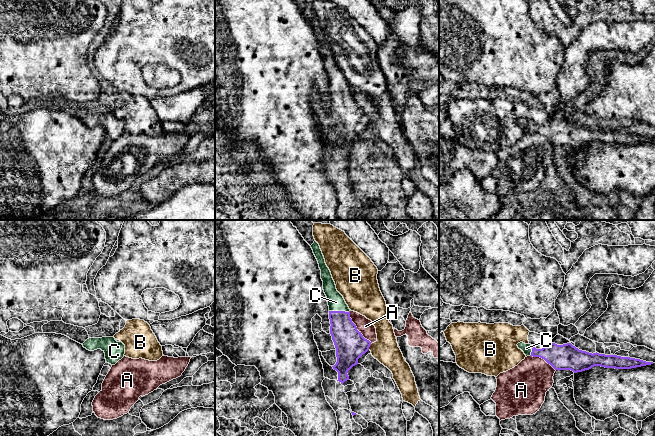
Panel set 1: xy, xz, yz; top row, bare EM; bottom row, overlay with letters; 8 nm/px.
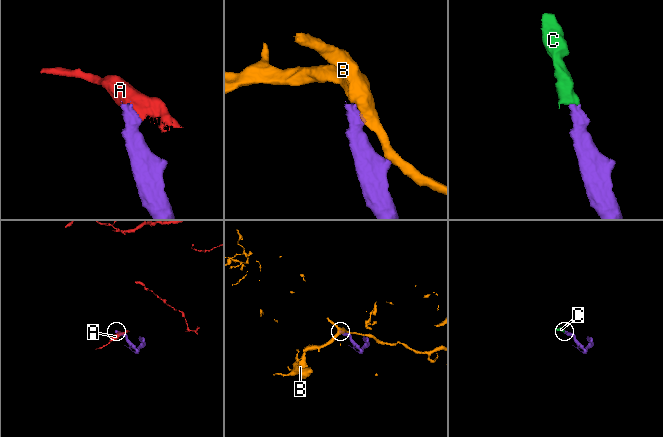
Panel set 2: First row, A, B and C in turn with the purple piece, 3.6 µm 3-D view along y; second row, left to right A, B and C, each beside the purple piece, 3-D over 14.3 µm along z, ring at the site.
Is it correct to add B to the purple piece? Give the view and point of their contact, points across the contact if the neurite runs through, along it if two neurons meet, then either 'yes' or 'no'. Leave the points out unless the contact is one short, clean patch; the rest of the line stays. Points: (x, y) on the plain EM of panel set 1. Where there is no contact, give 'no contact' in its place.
contact xz (369, 122); border xz (371, 120), (368, 125); no

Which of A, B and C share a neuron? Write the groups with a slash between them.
A / B / C

